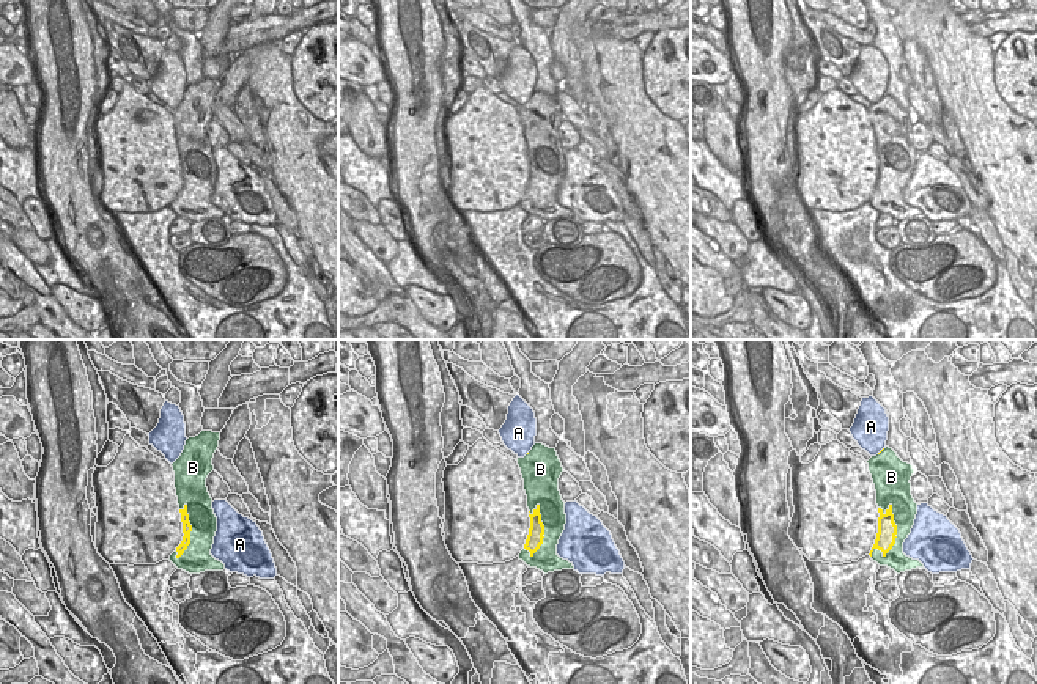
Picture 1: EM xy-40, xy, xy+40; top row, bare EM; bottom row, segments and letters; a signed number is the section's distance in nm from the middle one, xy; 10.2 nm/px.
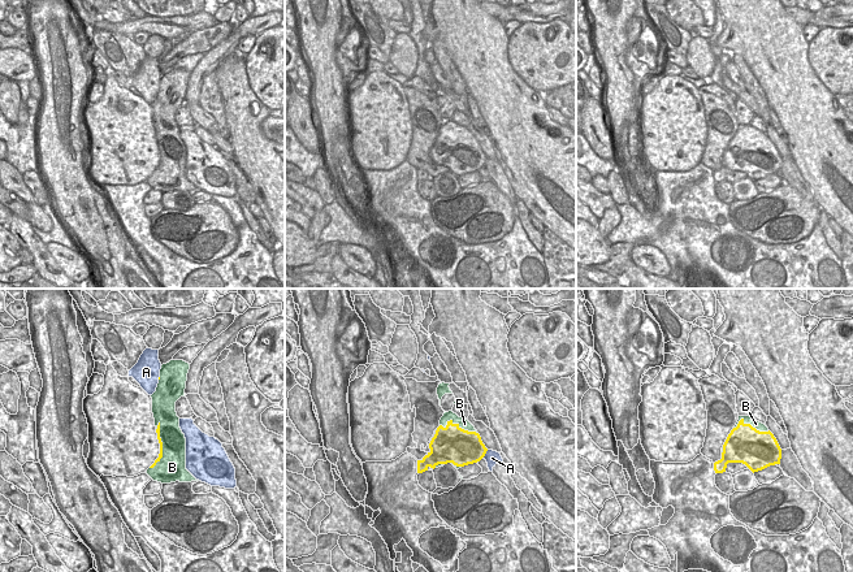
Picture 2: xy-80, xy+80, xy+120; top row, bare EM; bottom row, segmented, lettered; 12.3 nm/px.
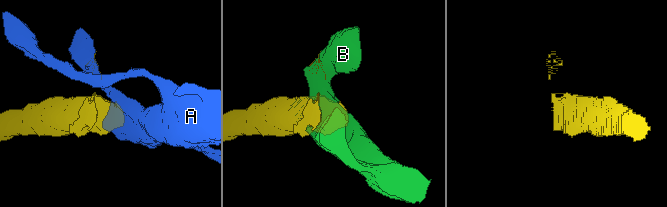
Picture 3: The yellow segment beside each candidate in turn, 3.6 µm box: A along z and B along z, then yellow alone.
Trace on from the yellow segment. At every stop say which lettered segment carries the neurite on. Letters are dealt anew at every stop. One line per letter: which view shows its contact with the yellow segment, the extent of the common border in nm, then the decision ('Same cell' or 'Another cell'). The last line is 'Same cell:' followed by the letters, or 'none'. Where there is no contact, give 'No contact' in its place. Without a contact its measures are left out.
A: Touches yellow in xy+40. Shared border 110 nm. Same cell
B: Touches yellow in xy+40. Shared border 600 nm. Another cell
Same cell: A

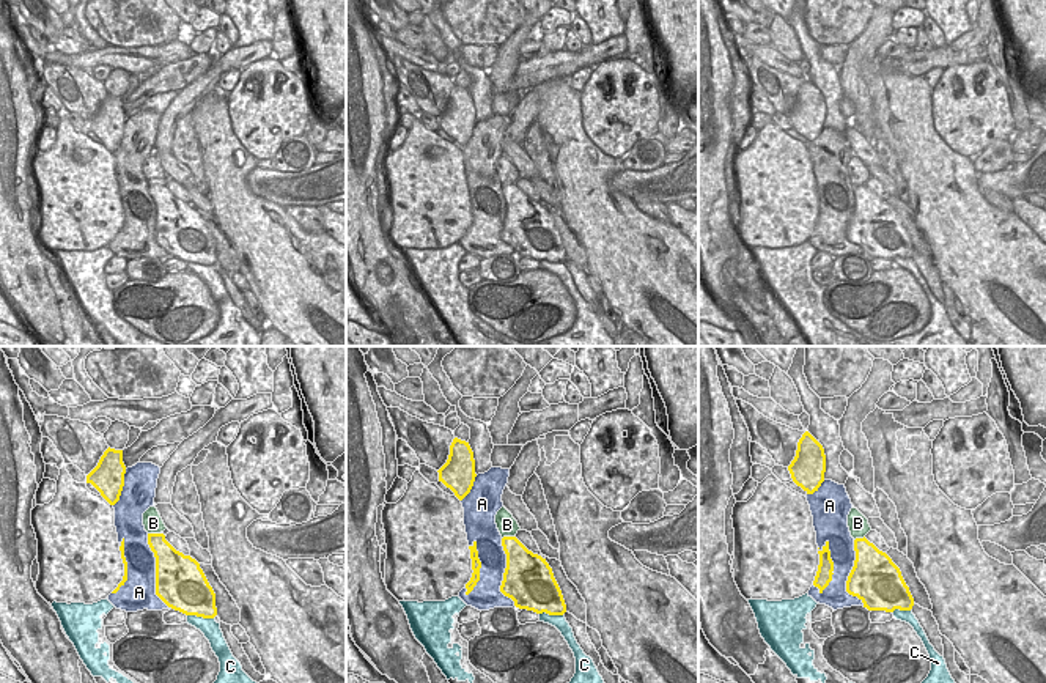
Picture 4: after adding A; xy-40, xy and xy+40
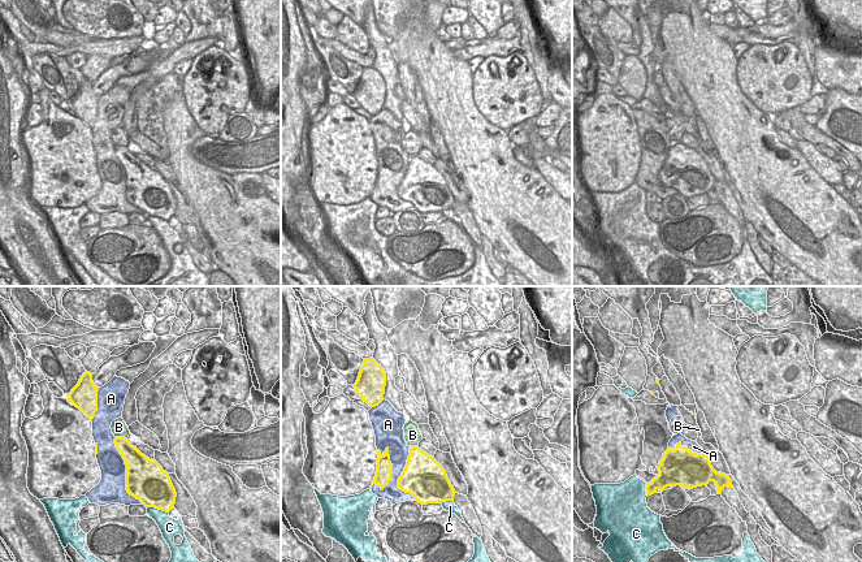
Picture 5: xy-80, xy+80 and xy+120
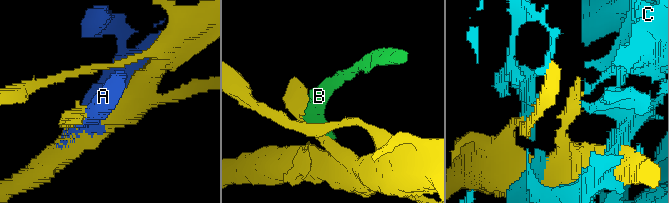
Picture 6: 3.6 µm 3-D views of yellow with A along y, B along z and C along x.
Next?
A: Touches yellow in xy+40. Shared border 550 nm. Another cell
B: Touches yellow in xy-40. Shared border 130 nm. Another cell
C: Touches yellow in xy-40. Shared border 280 nm. Another cell
Same cell: none

